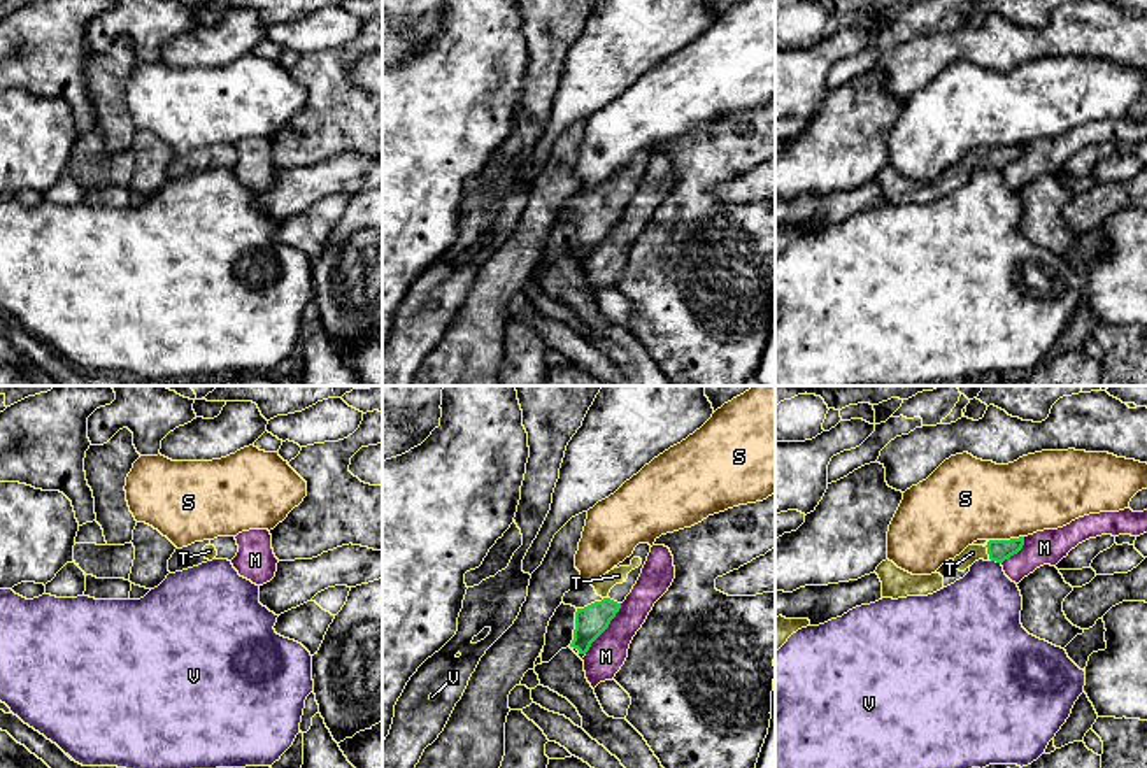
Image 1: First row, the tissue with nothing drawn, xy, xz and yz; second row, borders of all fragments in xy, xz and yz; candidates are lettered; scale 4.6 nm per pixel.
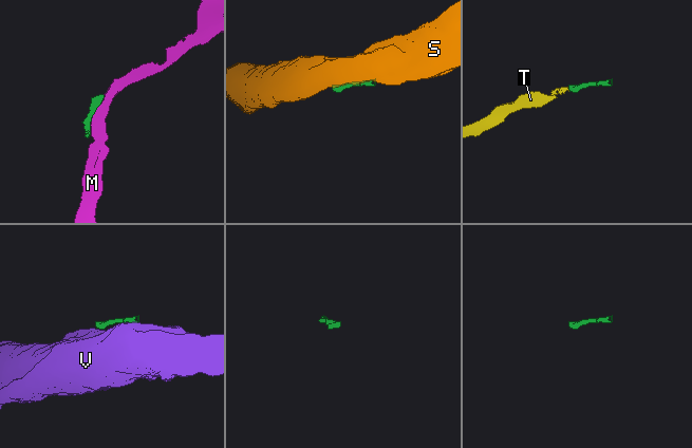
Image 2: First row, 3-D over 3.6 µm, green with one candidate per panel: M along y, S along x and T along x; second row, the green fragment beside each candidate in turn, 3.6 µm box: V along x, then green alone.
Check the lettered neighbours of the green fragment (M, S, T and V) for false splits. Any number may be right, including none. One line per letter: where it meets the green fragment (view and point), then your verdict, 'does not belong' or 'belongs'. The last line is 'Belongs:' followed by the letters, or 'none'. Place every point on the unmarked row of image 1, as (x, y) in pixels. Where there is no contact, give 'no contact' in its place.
M: xz (607, 234) | does not belong
S: yz (1005, 148) | does not belong
T: yz (988, 160) | belongs
V: yz (997, 169) | does not belong
Belongs: T

